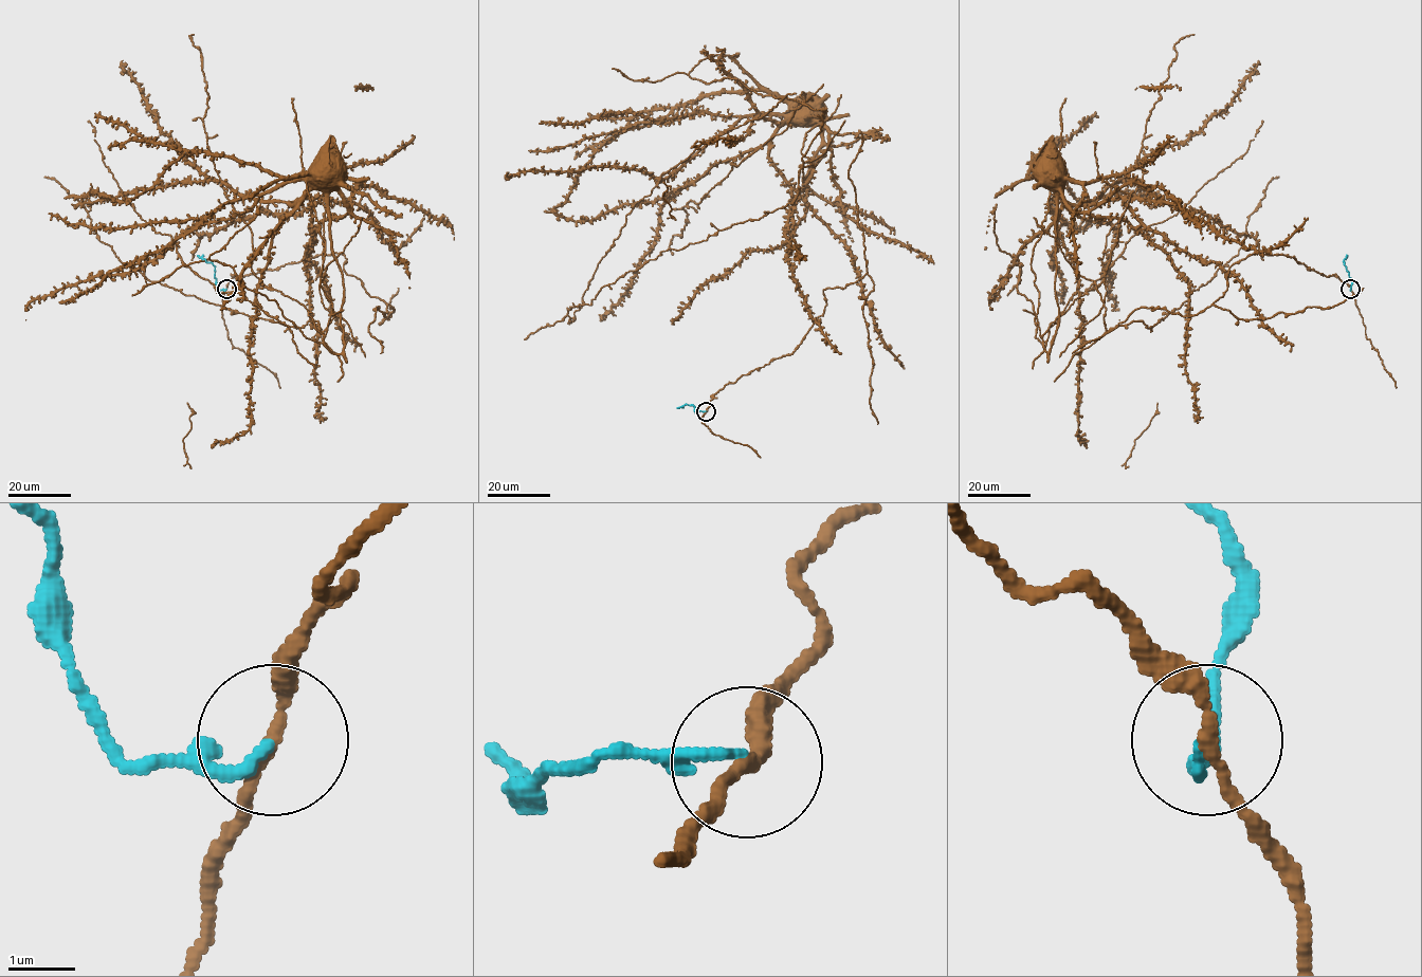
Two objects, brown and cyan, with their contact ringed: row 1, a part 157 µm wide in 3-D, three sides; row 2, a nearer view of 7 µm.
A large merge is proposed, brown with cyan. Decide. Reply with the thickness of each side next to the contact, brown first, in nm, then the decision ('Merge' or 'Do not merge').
Thickness 190 nm (brown) against 150 nm. Do not merge

